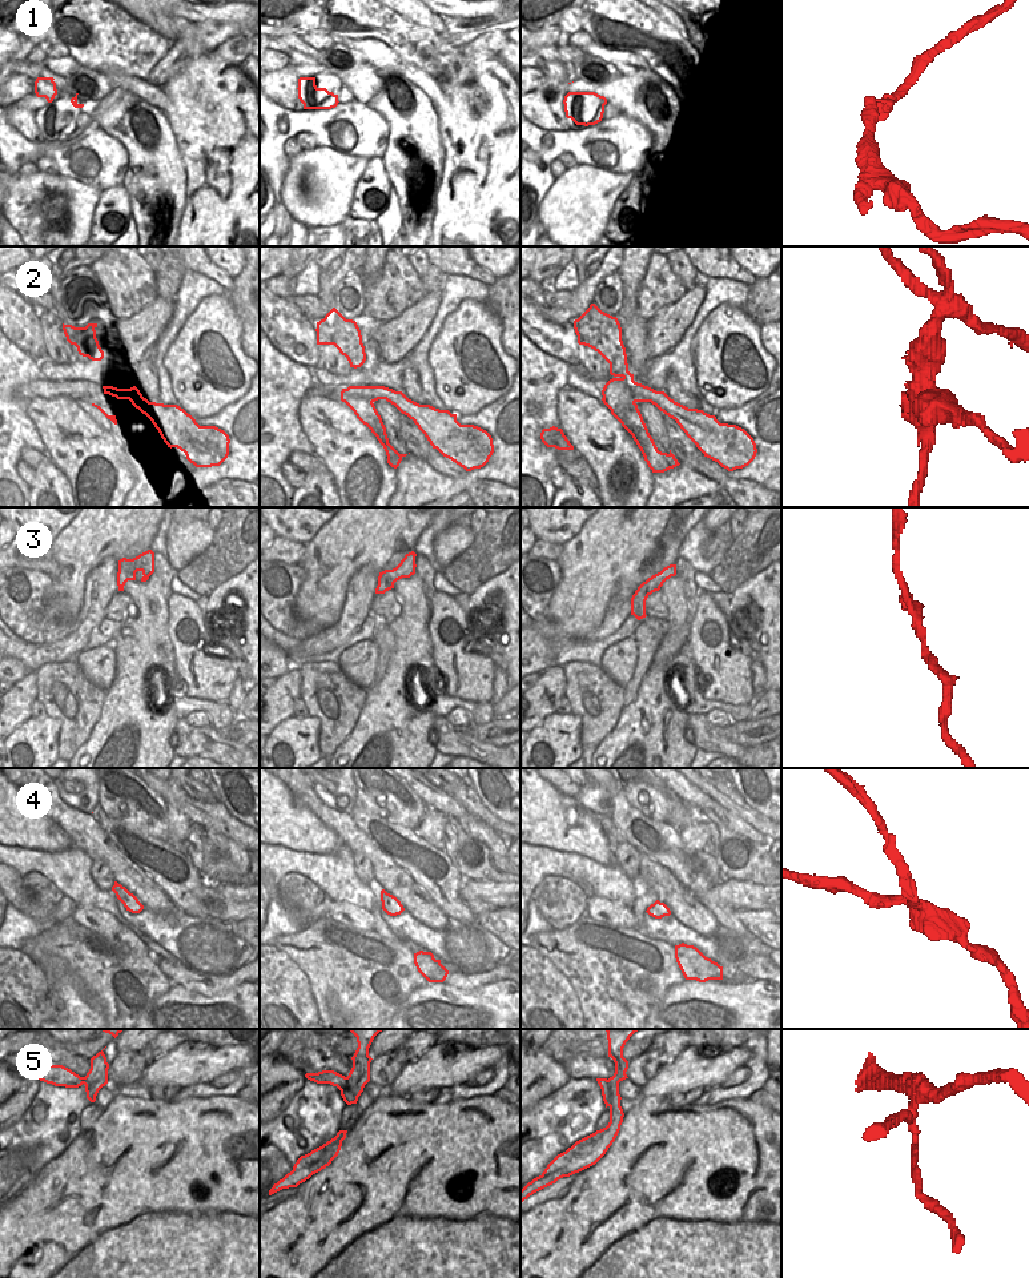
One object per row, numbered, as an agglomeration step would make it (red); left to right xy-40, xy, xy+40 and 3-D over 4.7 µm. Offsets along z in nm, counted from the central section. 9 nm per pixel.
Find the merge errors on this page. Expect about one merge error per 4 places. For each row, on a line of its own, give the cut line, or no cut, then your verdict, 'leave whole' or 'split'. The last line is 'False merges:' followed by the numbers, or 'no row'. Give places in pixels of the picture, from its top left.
1: cut in xy+40 along (569, 92), (574, 95), (575, 120); split
2: cut in xy along (341, 398), (365, 398), (372, 404); split
3: no cut; leave whole
4: no cut; leave whole
5: cut in xy along (348, 1077), (348, 1098), (345, 1101); split
False merges: 1, 2, 5

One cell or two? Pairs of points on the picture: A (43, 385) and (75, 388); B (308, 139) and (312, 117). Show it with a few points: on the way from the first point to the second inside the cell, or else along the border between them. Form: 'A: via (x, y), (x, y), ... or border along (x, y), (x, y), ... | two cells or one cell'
A: via (51, 389), (67, 389) | one cell
B: border along (313, 133), (297, 133), (289, 139) | two cells

